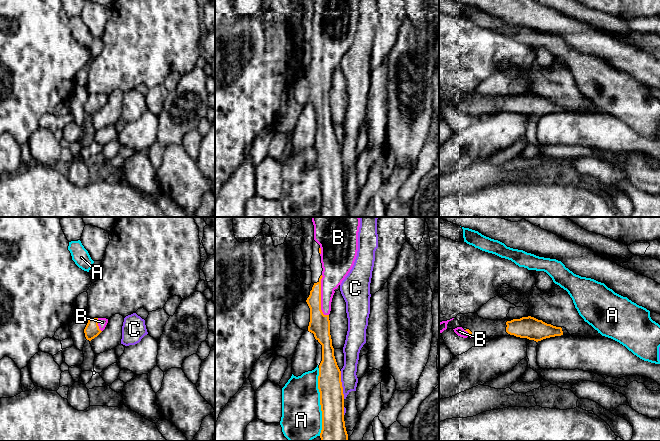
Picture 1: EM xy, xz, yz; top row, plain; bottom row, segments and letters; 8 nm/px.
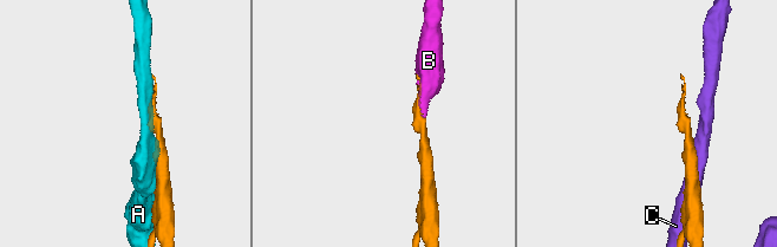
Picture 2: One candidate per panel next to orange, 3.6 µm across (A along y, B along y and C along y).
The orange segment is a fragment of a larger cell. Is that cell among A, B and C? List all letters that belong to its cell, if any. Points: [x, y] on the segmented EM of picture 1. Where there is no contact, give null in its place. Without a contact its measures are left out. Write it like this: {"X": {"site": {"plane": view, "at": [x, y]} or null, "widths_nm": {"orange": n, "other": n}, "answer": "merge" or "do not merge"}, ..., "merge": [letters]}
{"A": {"site": {"plane": "xz", "at": [320, 402]}, "widths_nm": {"orange": 190, "other": 320}, "answer": "do not merge"}, "B": {"site": {"plane": "xz", "at": [320, 297]}, "widths_nm": {"orange": 170, "other": 200}, "answer": "merge"}, "C": {"site": {"plane": "xz", "at": [341, 385]}, "widths_nm": {"orange": 190, "other": 130}, "answer": "do not merge"}, "merge": ["B"]}

